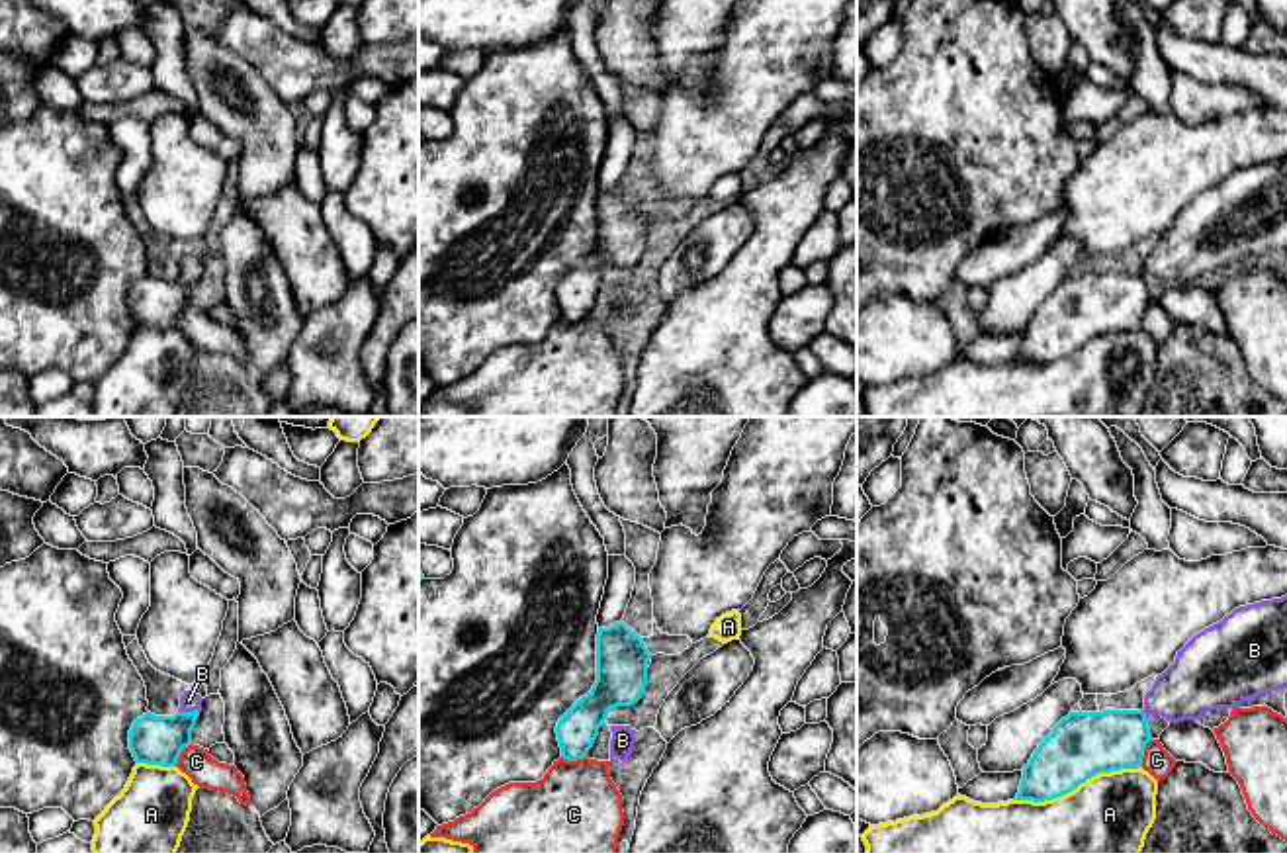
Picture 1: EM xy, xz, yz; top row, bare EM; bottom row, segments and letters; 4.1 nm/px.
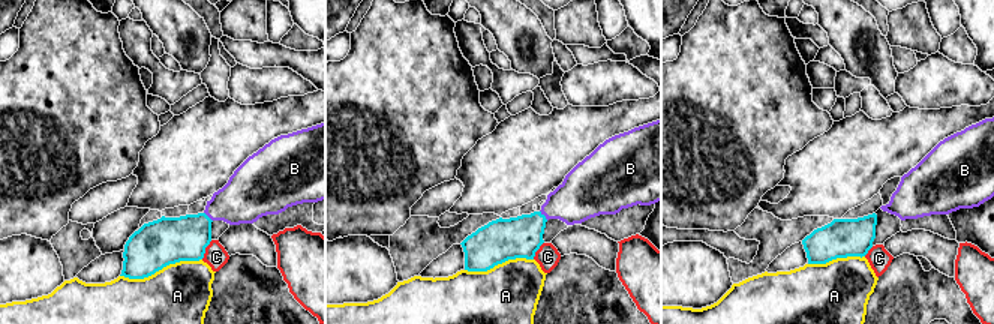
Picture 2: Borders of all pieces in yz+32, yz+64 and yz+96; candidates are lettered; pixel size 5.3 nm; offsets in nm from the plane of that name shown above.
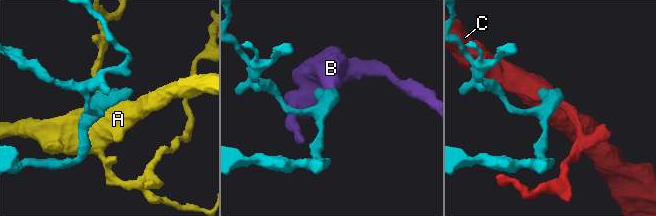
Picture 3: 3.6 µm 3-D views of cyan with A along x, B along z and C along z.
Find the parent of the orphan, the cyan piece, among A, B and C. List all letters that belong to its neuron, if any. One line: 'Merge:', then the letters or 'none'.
Merge: B

